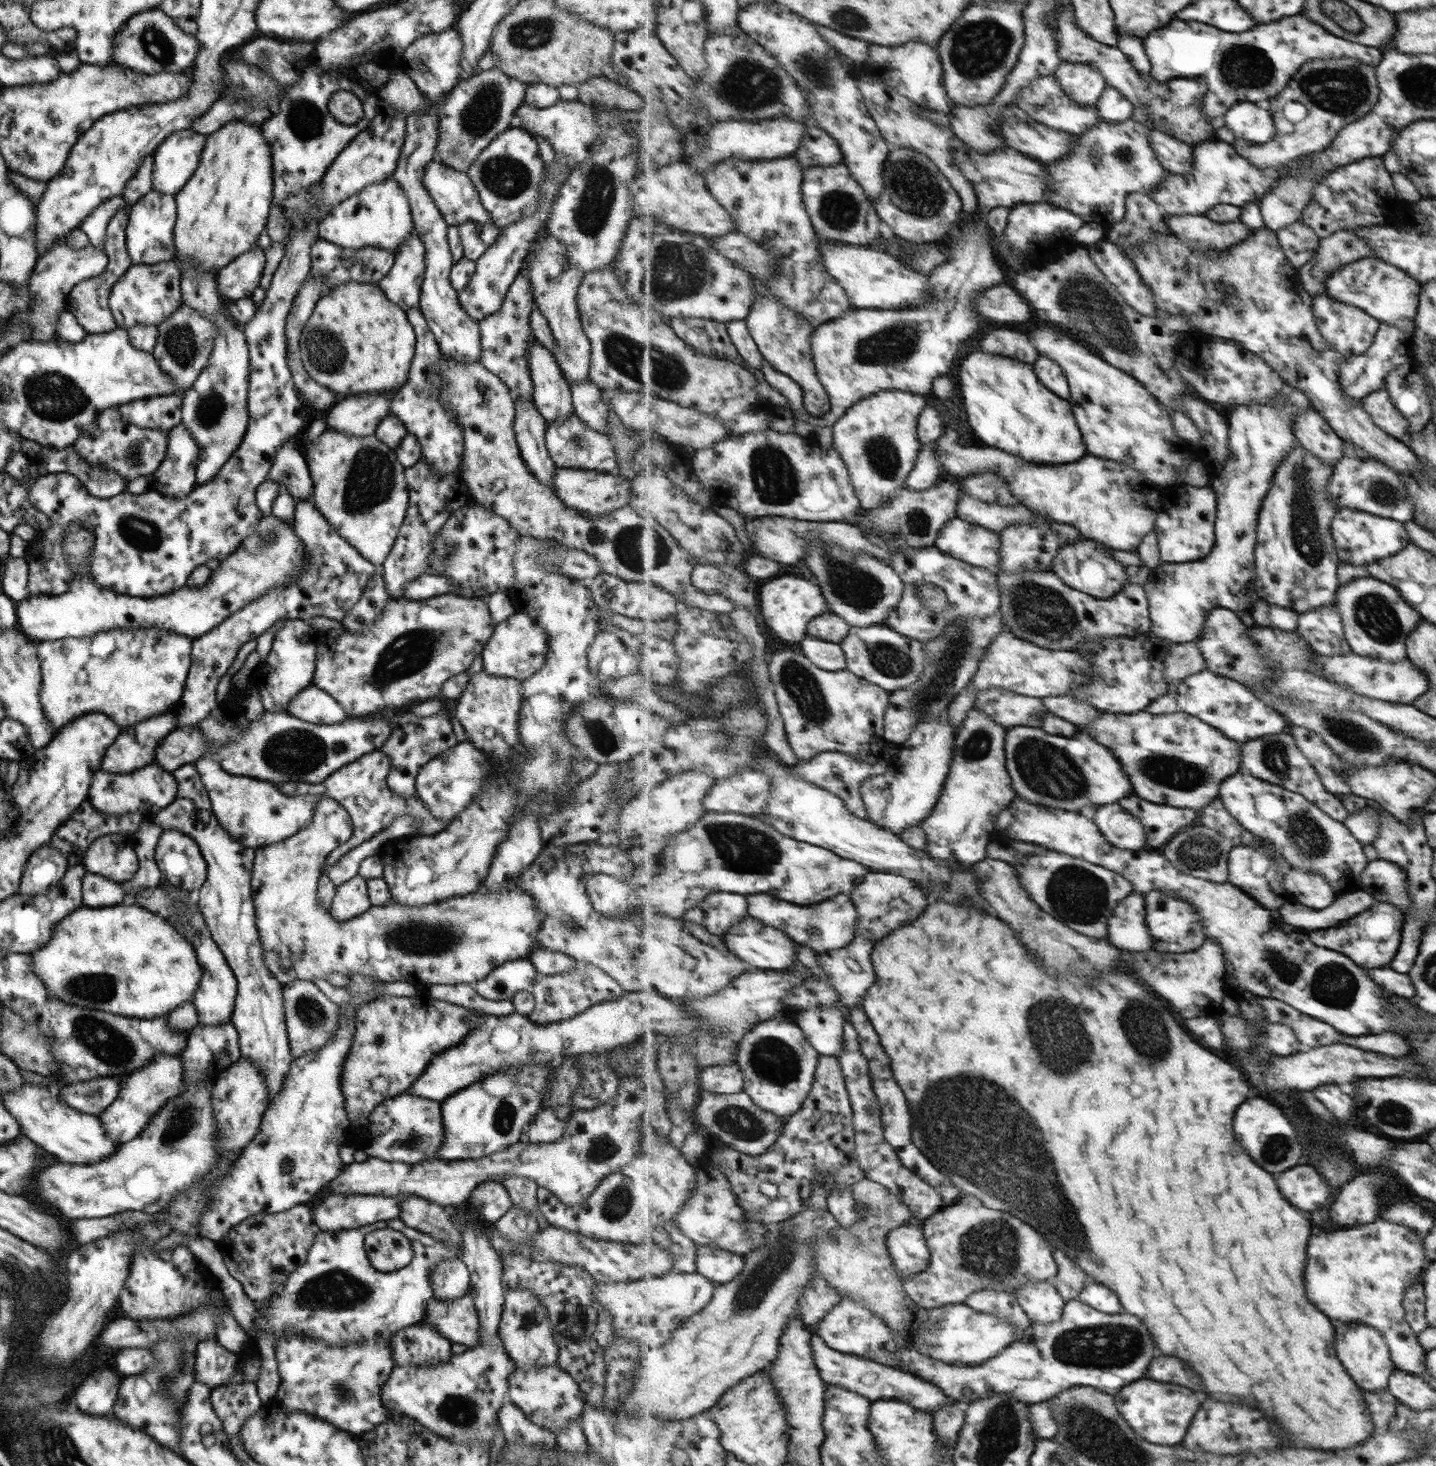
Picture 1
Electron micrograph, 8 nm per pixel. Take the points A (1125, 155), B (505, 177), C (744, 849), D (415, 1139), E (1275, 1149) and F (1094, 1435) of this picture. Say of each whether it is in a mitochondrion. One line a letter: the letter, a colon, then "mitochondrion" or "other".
A: mitochondrion
B: mitochondrion
C: mitochondrion
D: mitochondrion
E: mitochondrion
F: mitochondrion

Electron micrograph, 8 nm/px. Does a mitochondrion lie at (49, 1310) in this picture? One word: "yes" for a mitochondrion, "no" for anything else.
no

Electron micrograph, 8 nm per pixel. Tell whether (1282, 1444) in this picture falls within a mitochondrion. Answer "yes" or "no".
no

